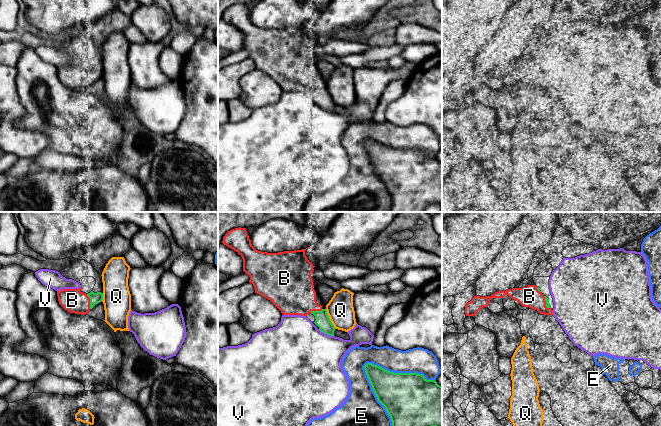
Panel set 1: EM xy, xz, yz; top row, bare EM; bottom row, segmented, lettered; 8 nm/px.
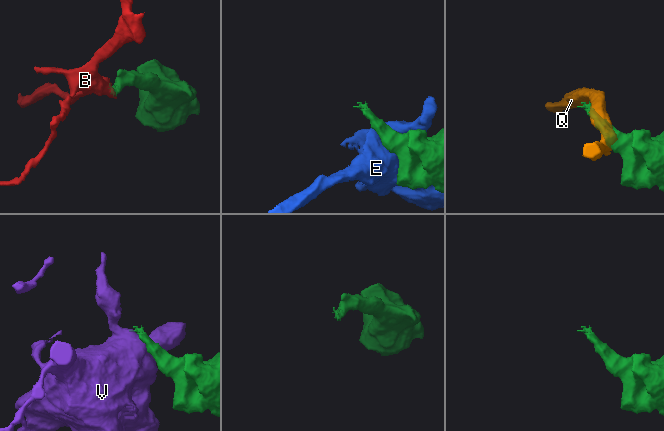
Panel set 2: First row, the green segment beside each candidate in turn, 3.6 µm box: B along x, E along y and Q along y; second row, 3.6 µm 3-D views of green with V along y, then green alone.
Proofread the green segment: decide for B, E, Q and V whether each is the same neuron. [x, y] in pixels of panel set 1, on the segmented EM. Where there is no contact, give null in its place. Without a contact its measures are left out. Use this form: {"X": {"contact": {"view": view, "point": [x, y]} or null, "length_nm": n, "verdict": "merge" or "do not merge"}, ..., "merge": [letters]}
{"B": {"contact": {"view": "xy", "point": [90, 301]}, "length_nm": 120, "verdict": "merge"}, "E": {"contact": {"view": "xz", "point": [399, 373]}, "length_nm": 600, "verdict": "do not merge"}, "Q": {"contact": {"view": "xz", "point": [329, 319]}, "length_nm": 180, "verdict": "do not merge"}, "V": {"contact": {"view": "xz", "point": [326, 333]}, "length_nm": 140, "verdict": "do not merge"}, "merge": ["B"]}

